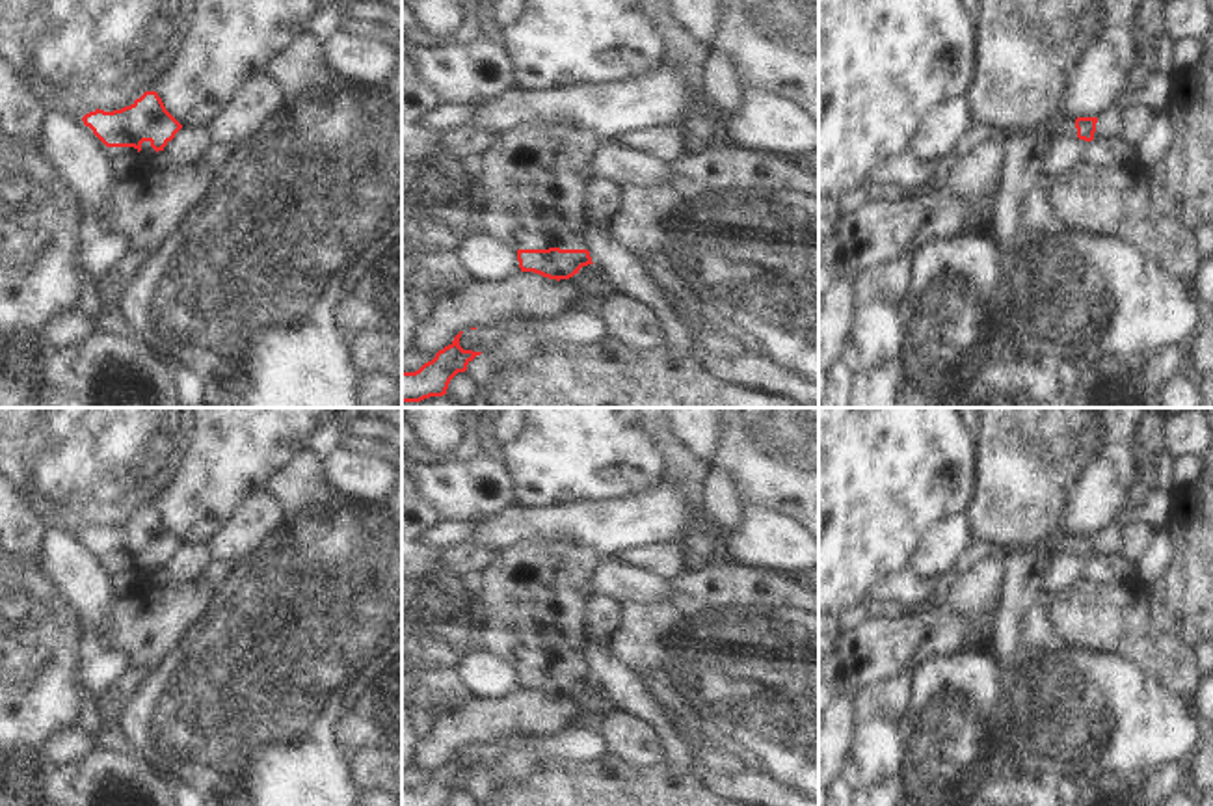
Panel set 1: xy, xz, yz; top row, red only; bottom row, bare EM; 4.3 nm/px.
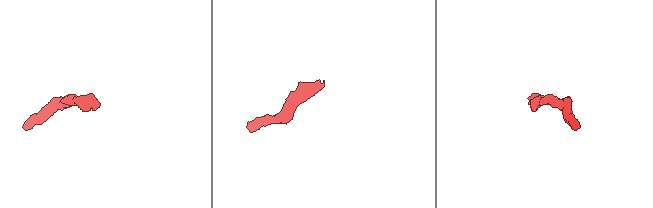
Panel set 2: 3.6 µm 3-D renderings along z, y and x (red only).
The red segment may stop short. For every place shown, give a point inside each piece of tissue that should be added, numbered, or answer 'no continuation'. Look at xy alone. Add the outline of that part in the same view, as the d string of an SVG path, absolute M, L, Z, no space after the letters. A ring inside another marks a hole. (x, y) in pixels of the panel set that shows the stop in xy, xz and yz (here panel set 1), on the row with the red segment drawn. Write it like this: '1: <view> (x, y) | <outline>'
1: xy (114, 153) | M106 147L106 153L112 160L119 158L119 156L136 156L138 154L138 149L134 147Z

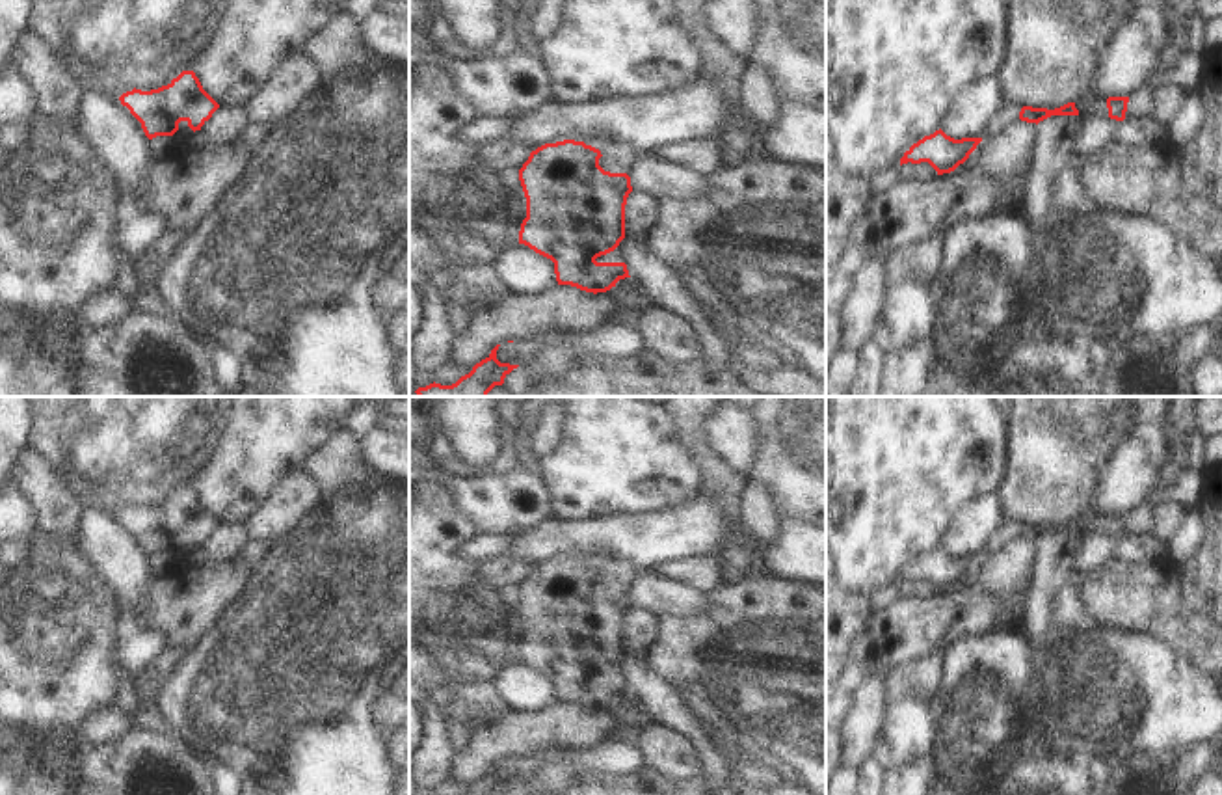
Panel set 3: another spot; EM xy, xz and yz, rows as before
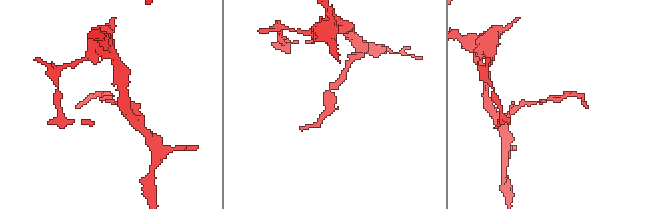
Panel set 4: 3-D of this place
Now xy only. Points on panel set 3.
no continuation

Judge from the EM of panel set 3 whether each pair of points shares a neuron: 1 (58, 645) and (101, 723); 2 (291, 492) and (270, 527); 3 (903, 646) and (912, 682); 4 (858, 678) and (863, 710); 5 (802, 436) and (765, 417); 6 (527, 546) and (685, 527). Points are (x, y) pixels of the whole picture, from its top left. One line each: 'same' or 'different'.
1: different
2: same
3: different
4: different
5: same
6: same

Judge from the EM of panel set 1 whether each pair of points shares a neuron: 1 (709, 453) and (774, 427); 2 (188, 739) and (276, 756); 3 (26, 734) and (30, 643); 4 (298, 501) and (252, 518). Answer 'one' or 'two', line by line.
1: two
2: one
3: one
4: two

